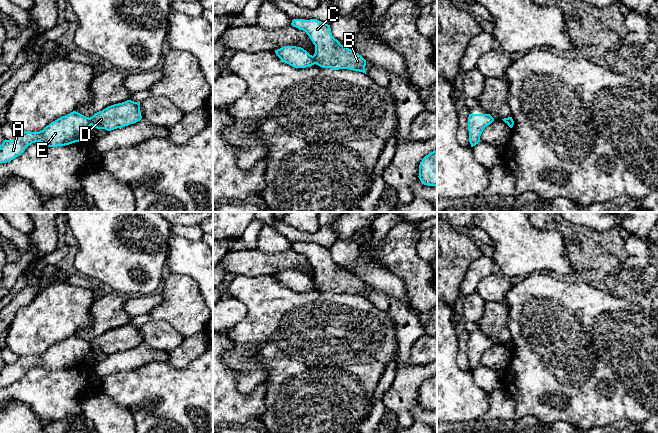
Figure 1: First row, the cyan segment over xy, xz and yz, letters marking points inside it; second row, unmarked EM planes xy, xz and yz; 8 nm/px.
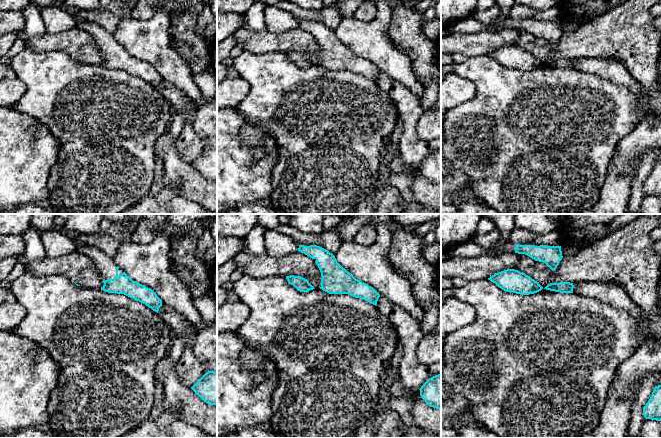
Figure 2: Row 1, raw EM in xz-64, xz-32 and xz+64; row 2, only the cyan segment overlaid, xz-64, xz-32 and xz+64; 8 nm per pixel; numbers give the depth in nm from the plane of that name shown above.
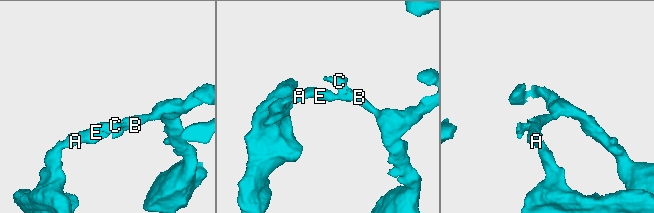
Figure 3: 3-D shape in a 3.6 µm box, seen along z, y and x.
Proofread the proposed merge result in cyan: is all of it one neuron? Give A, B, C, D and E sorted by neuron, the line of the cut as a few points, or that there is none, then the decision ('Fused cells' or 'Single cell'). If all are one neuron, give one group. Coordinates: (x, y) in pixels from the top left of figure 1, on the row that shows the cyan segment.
Groups: A E / B C D. Split along xz (312, 56), (315, 63). Fused cells

